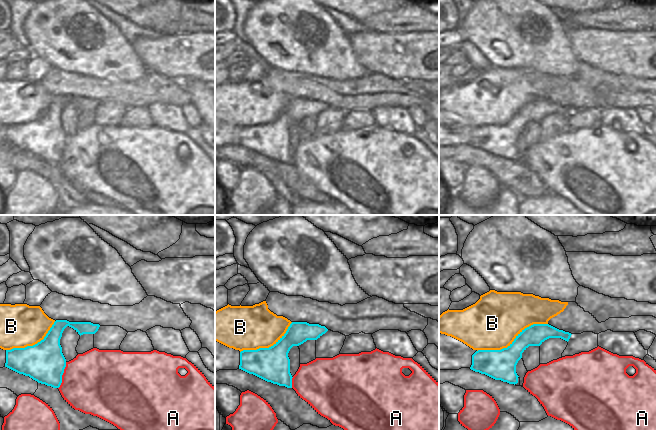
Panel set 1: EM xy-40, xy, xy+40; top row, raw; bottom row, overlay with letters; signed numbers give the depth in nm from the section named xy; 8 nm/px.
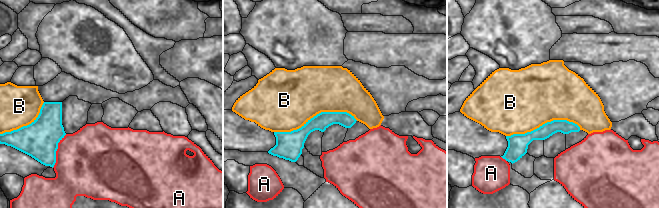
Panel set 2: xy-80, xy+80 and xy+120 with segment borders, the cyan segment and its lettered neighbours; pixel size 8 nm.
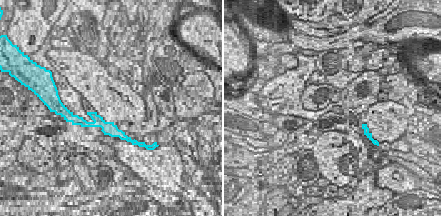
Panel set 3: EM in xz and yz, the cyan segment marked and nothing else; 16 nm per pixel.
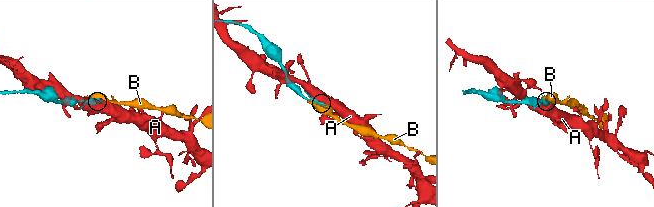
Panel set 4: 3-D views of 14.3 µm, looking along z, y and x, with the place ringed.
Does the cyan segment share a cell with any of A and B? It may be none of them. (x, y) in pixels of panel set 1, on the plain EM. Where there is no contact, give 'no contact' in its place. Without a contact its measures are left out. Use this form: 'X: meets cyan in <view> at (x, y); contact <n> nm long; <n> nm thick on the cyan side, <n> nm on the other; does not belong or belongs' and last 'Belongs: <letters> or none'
A: meets cyan in xy-40 at (62, 150); contact 220 nm long; 320 nm thick on the cyan side, 480 nm on the other; does not belong
B: meets cyan in xy+40 at (513, 117); contact 600 nm long; 240 nm thick on the cyan side, 440 nm on the other; belongs
Belongs: B

